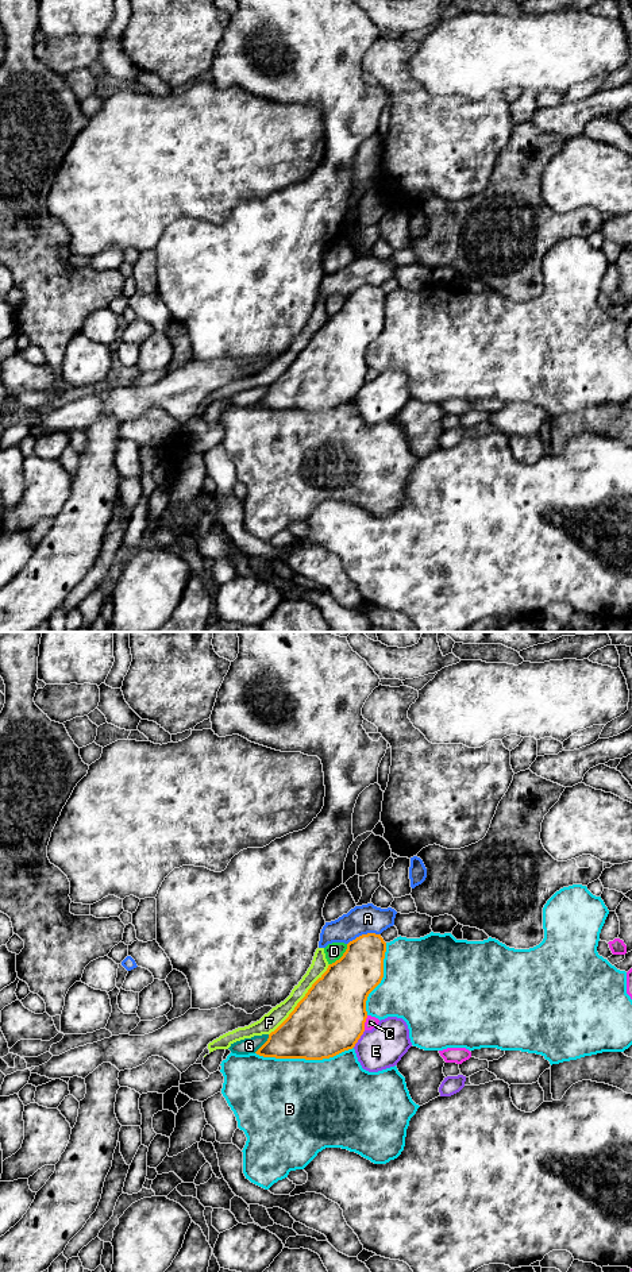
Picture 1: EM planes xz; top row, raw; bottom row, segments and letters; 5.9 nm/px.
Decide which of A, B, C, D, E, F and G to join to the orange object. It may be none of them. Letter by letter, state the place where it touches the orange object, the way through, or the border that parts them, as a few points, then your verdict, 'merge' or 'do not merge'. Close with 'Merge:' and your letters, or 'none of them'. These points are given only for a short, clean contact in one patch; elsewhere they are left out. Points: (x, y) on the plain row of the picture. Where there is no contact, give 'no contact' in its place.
A: contact xz (363, 286); border xz (380, 285), (362, 285), (347, 296); do not merge
B: contact xz (304, 409); do not merge
C: contact xz (365, 373); do not merge
D: contact xz (342, 308); do not merge
E: contact xz (359, 389); do not merge
F: contact xz (301, 351); merge
G: contact xz (264, 396); do not merge
Merge: F

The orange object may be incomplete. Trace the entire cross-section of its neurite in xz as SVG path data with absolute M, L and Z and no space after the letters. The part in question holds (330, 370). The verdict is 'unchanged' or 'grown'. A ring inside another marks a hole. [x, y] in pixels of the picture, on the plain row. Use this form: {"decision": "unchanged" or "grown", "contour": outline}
{"decision": "grown", "contour": "M375 285L350 293L343 308L332 316L327 313L324 300L317 300L307 325L284 354L259 373L209 394L209 405L262 386L269 390L255 405L263 409L323 412L352 401L365 383L367 348L384 329L385 304L386 294Z"}

